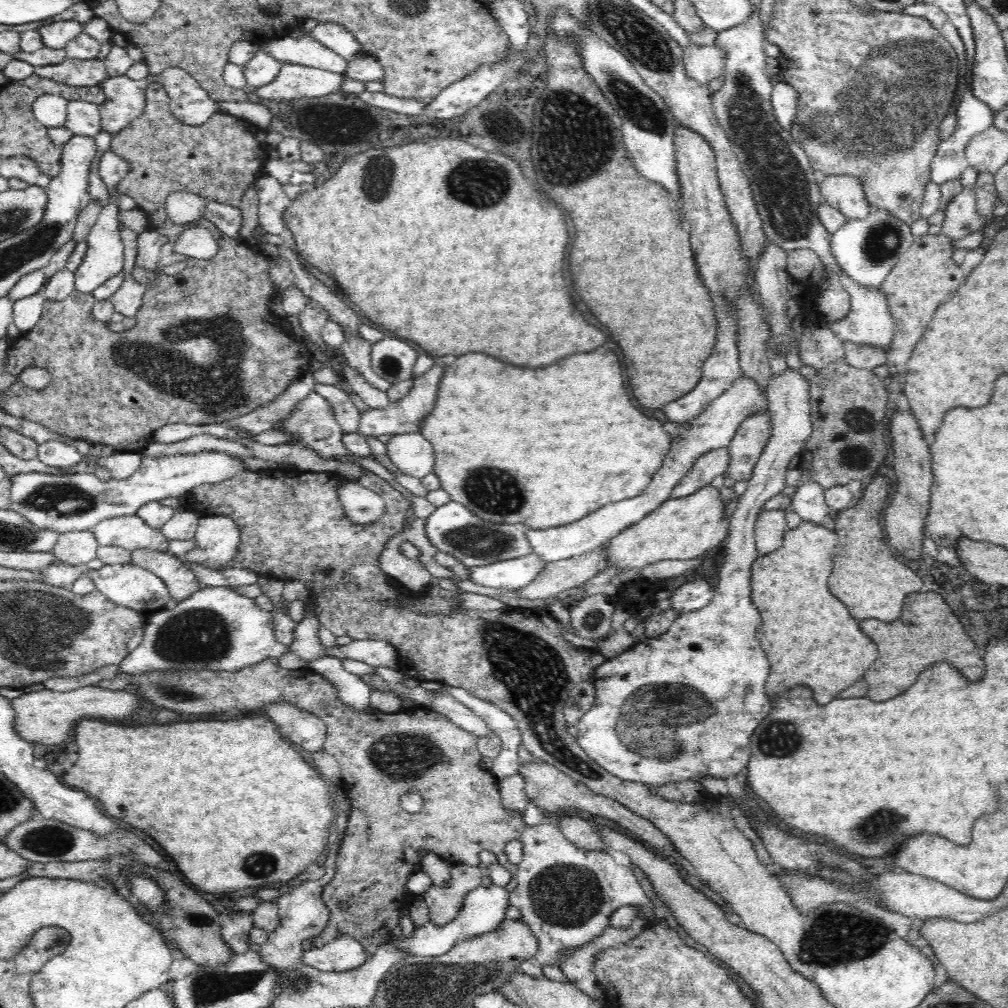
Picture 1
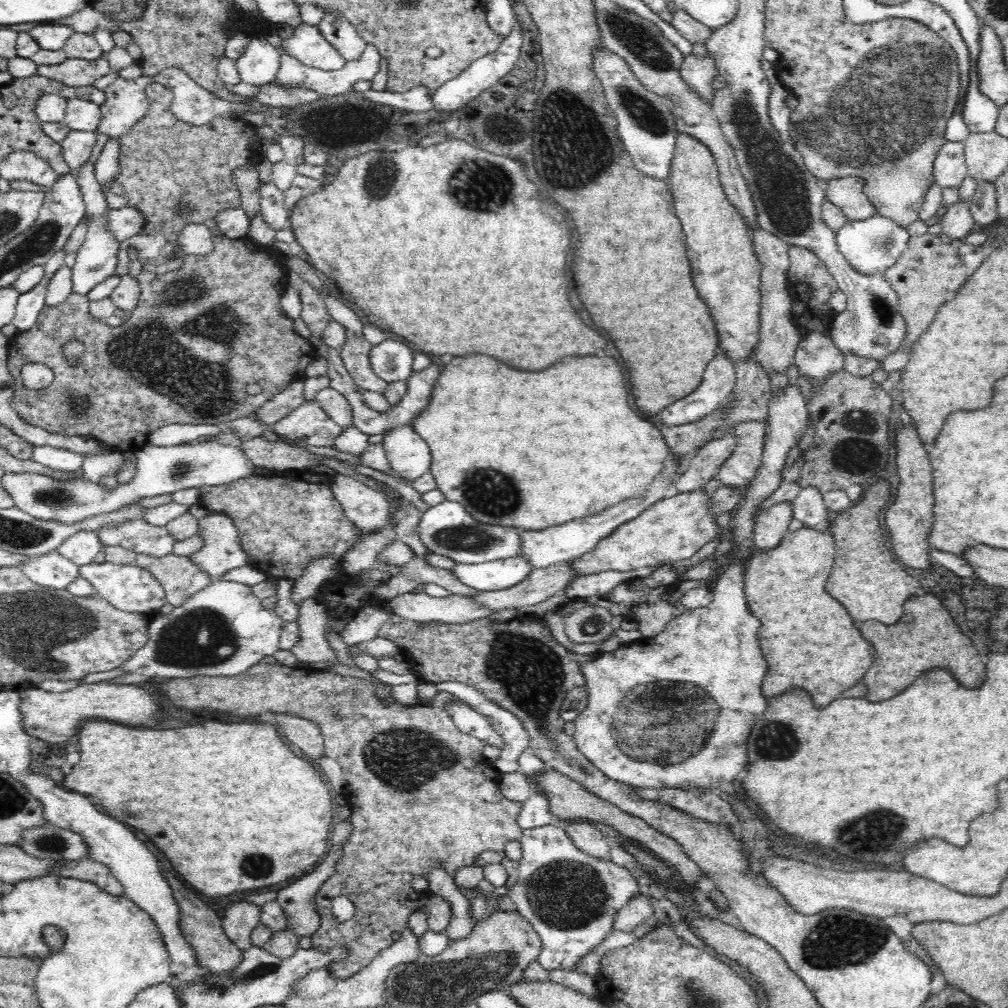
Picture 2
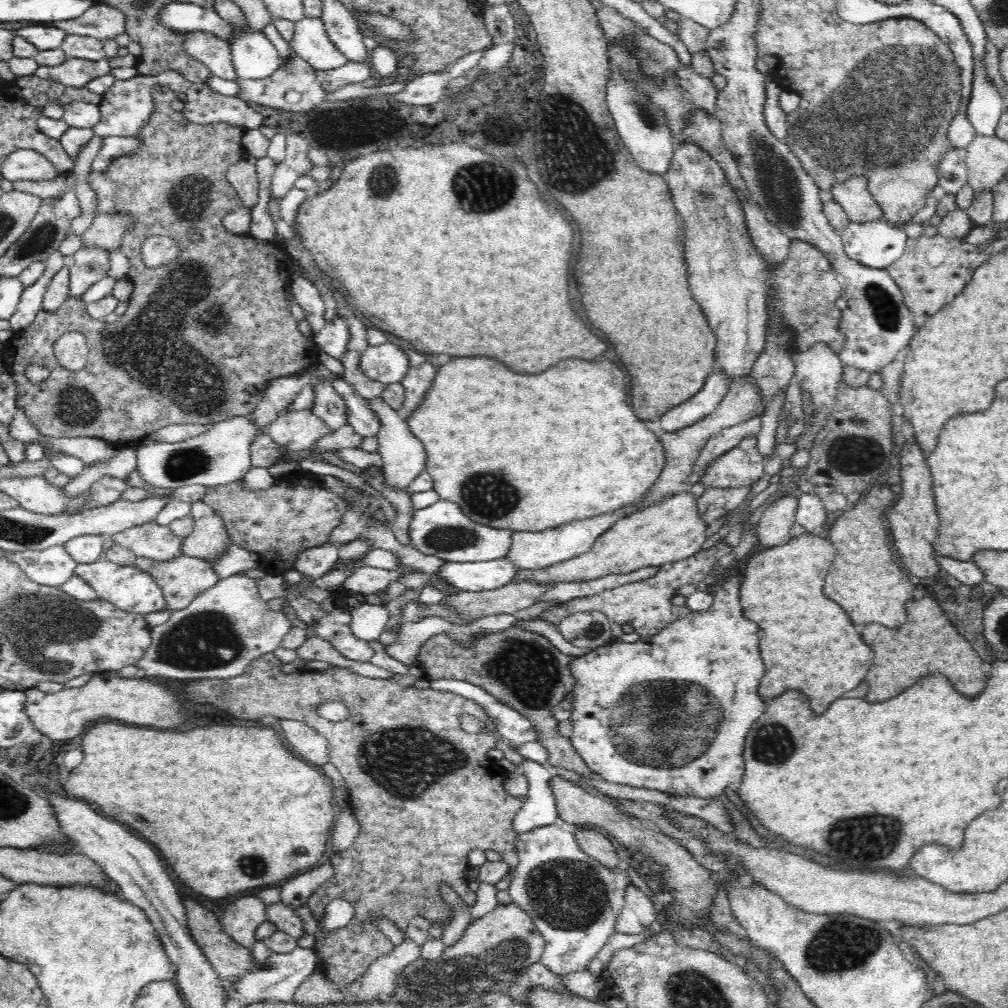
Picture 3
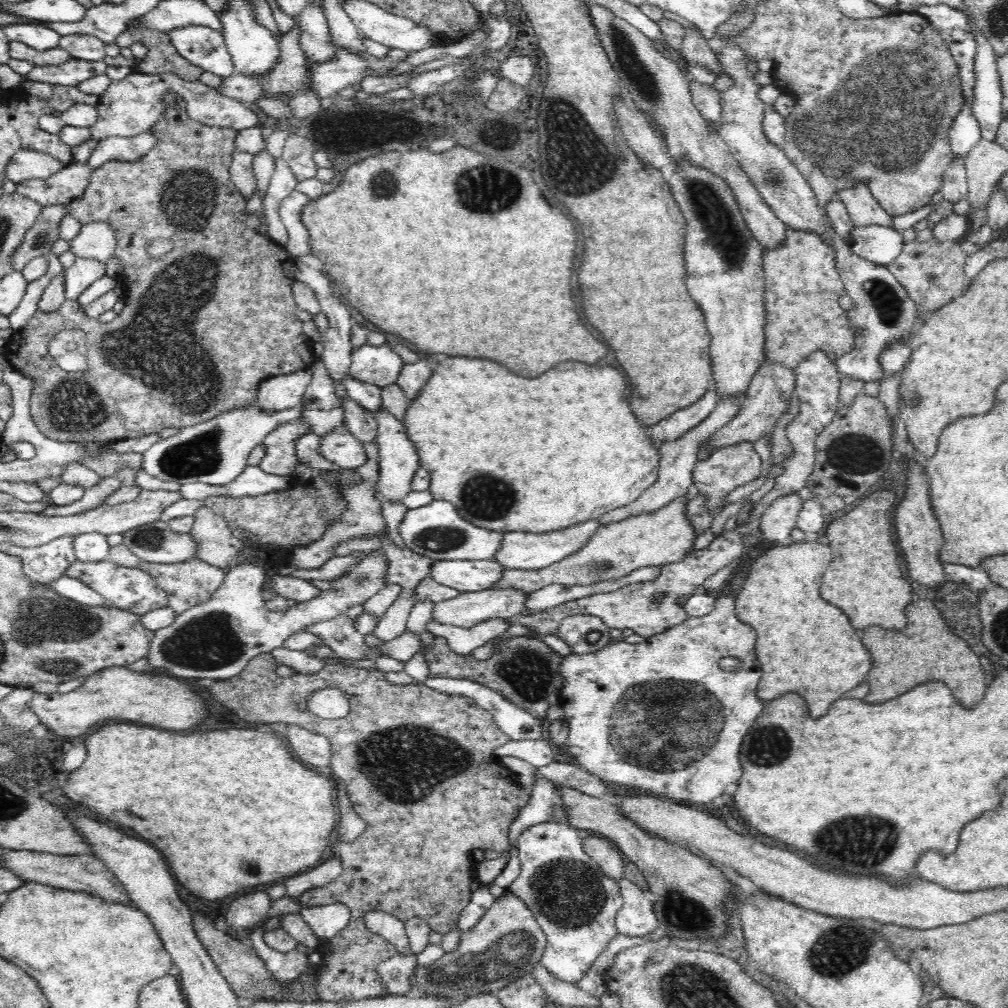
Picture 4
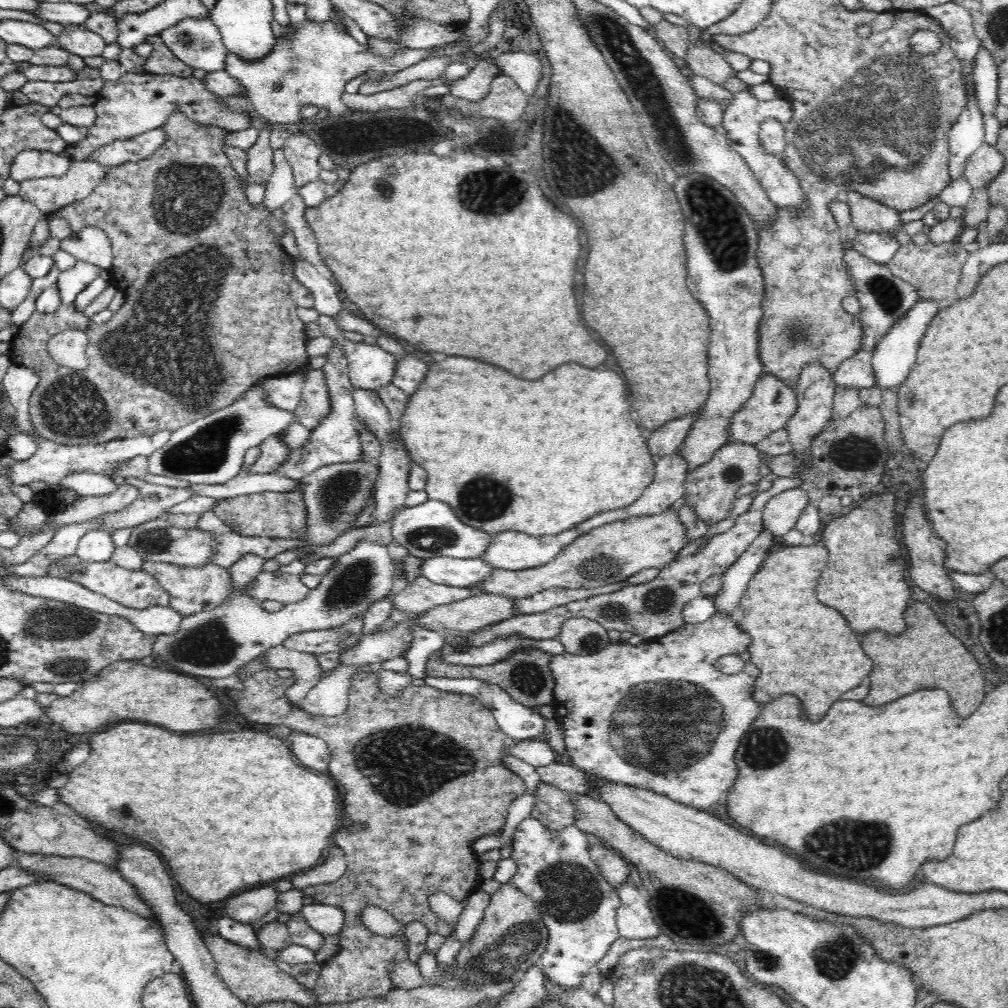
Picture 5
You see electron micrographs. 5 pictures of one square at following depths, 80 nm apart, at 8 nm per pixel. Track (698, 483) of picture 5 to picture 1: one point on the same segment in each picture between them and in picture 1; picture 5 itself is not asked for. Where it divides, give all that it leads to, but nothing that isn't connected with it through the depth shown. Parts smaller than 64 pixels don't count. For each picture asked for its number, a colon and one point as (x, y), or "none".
1: (752, 436)
2: (739, 469)
3: (741, 466)
4: (728, 467)

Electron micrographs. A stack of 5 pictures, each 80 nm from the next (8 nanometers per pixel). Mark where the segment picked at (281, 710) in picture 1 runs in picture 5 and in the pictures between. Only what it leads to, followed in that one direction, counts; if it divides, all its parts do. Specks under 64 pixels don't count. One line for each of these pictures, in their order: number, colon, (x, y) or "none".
2: (305, 734)
3: (312, 747)
4: (312, 749)
5: (312, 751)

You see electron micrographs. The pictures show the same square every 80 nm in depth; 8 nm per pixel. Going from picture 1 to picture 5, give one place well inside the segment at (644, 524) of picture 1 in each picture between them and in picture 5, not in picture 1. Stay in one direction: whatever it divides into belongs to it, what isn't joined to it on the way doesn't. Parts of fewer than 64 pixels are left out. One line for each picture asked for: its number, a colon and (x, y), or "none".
2: (673, 529)
3: (672, 530)
4: (664, 536)
5: (615, 552)

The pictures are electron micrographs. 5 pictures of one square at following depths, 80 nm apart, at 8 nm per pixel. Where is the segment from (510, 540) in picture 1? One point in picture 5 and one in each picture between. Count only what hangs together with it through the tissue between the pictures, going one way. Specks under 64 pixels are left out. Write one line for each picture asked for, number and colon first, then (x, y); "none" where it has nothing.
2: (447, 529)
3: (443, 530)
4: (437, 531)
5: (432, 529)

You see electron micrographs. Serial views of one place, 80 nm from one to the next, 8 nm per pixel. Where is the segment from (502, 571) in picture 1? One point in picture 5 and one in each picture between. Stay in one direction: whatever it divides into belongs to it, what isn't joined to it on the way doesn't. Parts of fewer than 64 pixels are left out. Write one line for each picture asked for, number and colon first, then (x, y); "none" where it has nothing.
2: (498, 574)
3: (467, 576)
4: (464, 575)
5: (460, 572)

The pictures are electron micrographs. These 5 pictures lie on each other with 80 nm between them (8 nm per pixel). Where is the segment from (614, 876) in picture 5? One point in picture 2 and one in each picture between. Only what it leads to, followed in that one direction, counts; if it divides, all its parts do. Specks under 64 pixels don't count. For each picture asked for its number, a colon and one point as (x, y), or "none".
2: (587, 838)
3: (595, 845)
4: (601, 850)

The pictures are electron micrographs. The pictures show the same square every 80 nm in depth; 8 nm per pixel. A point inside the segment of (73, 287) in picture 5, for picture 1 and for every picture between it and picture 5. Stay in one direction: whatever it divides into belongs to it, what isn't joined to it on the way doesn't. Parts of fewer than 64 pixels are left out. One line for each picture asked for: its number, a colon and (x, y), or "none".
1: (104, 258)
2: (96, 260)
3: (90, 265)
4: (84, 272)

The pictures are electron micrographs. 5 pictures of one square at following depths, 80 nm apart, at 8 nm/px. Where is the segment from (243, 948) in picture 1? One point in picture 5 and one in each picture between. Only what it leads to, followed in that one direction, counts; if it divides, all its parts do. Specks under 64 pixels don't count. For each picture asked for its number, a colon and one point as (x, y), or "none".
2: (239, 920)
3: (241, 919)
4: (246, 911)
5: (246, 907)

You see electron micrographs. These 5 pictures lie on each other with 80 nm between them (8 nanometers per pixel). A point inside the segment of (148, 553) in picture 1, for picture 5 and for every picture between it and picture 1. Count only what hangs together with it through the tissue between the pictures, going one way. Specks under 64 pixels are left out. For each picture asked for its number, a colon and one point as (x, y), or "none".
2: (181, 577)
3: (183, 579)
4: (187, 584)
5: (192, 589)

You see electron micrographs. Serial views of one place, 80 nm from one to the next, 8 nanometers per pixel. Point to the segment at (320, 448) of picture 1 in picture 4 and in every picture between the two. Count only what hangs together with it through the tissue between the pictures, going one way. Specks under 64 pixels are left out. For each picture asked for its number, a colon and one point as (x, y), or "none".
2: (309, 424)
3: (297, 430)
4: (280, 458)

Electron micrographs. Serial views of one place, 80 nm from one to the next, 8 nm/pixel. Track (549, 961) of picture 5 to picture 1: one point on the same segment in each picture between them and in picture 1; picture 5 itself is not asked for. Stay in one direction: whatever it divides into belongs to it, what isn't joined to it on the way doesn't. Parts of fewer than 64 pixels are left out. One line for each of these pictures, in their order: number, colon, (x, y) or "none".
1: (566, 895)
2: (571, 898)
3: (574, 900)
4: (575, 903)

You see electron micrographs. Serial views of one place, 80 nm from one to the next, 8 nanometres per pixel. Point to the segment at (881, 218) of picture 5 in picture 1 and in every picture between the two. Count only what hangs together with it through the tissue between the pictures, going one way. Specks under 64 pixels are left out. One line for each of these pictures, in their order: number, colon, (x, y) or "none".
1: (844, 192)
2: (847, 193)
3: (859, 204)
4: (864, 210)

